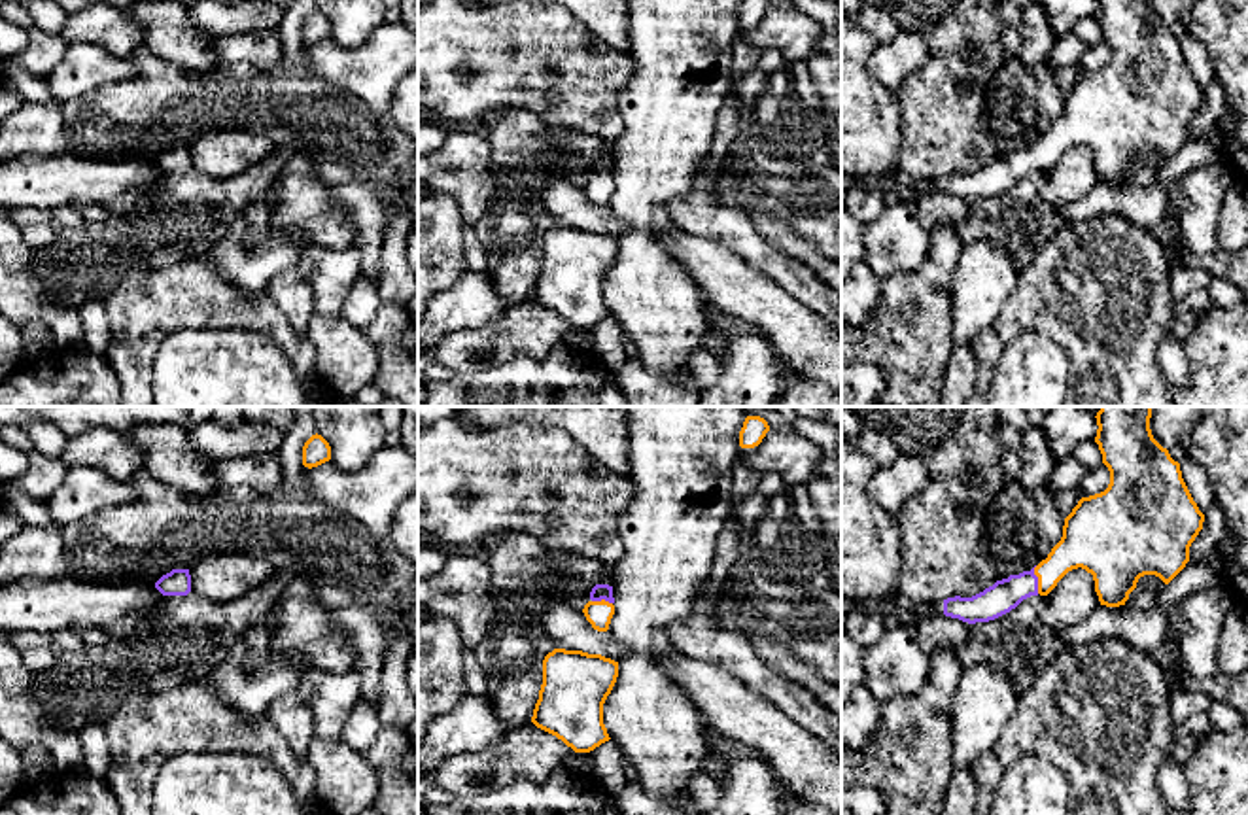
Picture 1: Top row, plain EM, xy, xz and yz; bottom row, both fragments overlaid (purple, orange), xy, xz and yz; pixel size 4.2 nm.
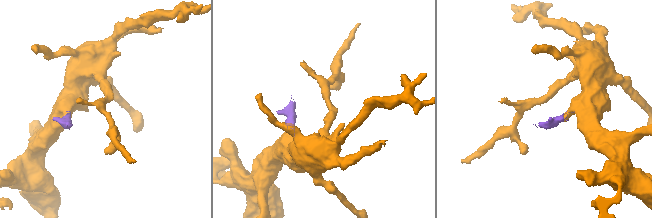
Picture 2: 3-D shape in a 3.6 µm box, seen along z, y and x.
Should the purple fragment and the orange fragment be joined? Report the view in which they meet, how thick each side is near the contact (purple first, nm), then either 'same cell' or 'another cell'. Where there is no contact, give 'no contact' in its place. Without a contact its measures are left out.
yz | 140/190 nm | same cell

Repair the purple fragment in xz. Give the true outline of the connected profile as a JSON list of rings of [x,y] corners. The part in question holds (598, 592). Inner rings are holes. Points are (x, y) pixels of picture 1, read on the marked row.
[[[596,584],[590,592],[590,601],[584,605],[582,613],[586,620],[598,632],[607,632],[611,618],[615,615],[615,598],[613,586],[609,584]]]

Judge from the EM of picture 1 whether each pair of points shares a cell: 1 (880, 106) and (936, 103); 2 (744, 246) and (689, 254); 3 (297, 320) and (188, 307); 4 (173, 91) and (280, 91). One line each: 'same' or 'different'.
1: different
2: different
3: different
4: same

